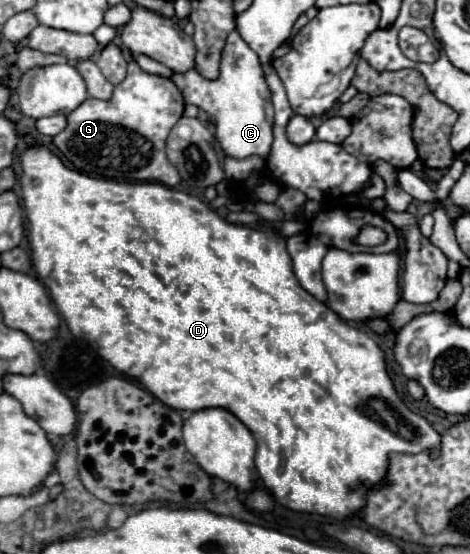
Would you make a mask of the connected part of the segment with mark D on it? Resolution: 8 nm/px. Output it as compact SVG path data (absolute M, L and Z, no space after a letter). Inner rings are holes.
M46 145L26 147L20 155L22 175L22 201L28 219L28 241L32 249L32 265L50 291L60 315L66 319L74 337L84 339L100 357L104 357L122 375L138 379L154 397L168 403L178 411L198 411L204 407L224 407L232 411L256 439L255 465L272 491L272 495L288 509L302 513L318 513L330 517L354 515L366 499L366 491L380 485L388 467L388 453L436 453L440 447L440 435L430 423L408 411L408 407L396 395L396 389L386 373L384 353L364 331L348 325L328 305L314 299L308 291L300 289L292 271L292 259L286 253L286 239L274 233L262 233L248 226L228 223L216 211L212 211L202 199L184 191L170 189L162 183L120 183L112 179L98 179L86 173L68 169L60 157ZM360 487L360 493L352 493Z

